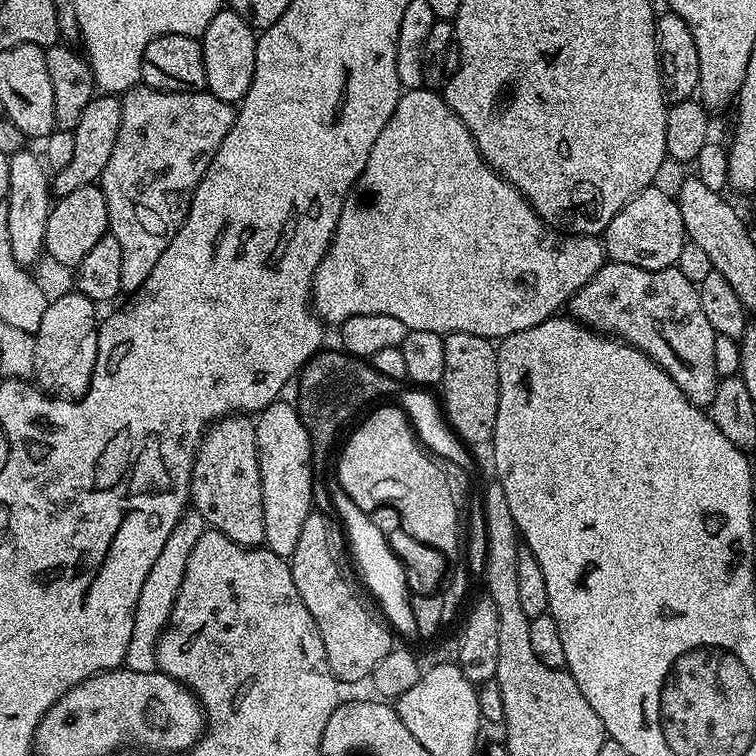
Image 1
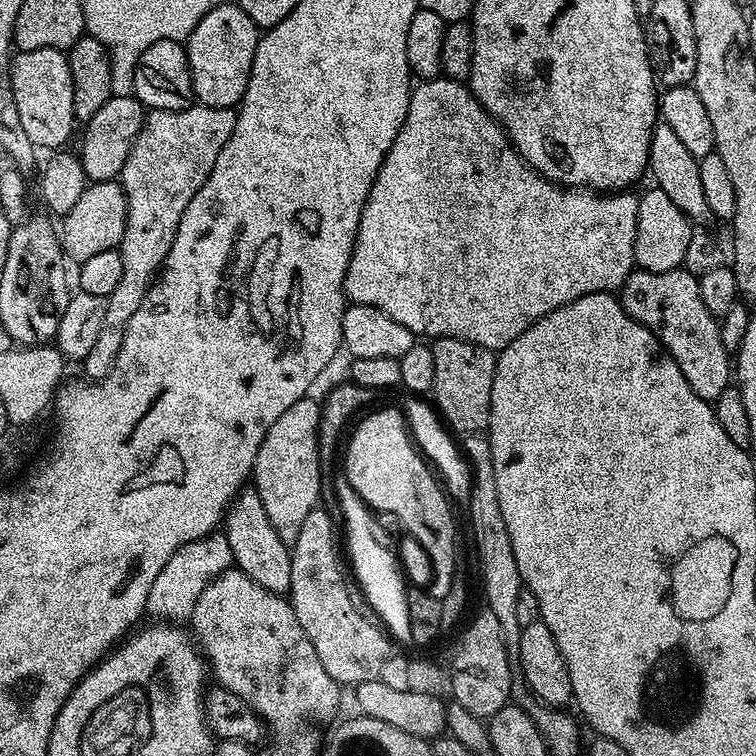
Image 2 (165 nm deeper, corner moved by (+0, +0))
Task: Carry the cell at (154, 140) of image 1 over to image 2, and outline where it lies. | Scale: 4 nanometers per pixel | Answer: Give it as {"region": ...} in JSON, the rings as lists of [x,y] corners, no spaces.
{"region":[[[193,106],[182,110],[151,109],[145,115],[144,129],[138,134],[126,166],[122,166],[118,182],[124,187],[128,213],[126,230],[122,234],[119,254],[122,258],[122,278],[114,294],[107,296],[106,318],[102,318],[102,330],[98,330],[98,339],[90,354],[86,354],[82,367],[89,381],[95,382],[113,375],[116,355],[122,350],[122,338],[130,318],[142,306],[149,288],[164,267],[164,259],[176,237],[178,222],[190,198],[206,182],[222,146],[230,138],[236,125],[236,108],[205,108]]]}

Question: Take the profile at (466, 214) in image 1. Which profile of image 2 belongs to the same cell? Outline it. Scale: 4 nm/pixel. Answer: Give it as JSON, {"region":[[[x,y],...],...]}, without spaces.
{"region":[[[447,78],[417,83],[412,90],[406,122],[402,122],[402,130],[398,130],[398,138],[394,138],[394,146],[390,146],[374,178],[368,200],[360,215],[358,234],[344,279],[345,297],[353,304],[374,306],[382,310],[382,314],[390,314],[394,322],[402,322],[406,330],[420,338],[449,336],[474,342],[483,348],[505,348],[507,344],[514,342],[514,338],[518,338],[518,334],[522,334],[532,324],[538,323],[546,314],[558,310],[563,304],[574,302],[586,294],[615,293],[623,289],[626,278],[634,271],[636,264],[634,242],[640,196],[631,196],[632,194],[628,190],[621,190],[615,194],[597,194],[591,190],[566,188],[552,183],[525,164],[512,147],[512,143],[508,141],[508,135],[500,127],[499,122],[480,105],[478,98],[474,98],[467,83]]]}

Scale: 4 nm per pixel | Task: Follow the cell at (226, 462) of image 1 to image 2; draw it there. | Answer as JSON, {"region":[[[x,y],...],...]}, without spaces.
{"region":[[[245,486],[240,489],[235,500],[228,505],[222,521],[222,531],[230,542],[235,567],[266,590],[277,594],[288,593],[292,553],[289,545],[284,544],[282,538],[278,538],[274,526],[270,526],[270,518],[266,518],[266,509],[262,506],[262,498],[258,498],[255,487]]]}

